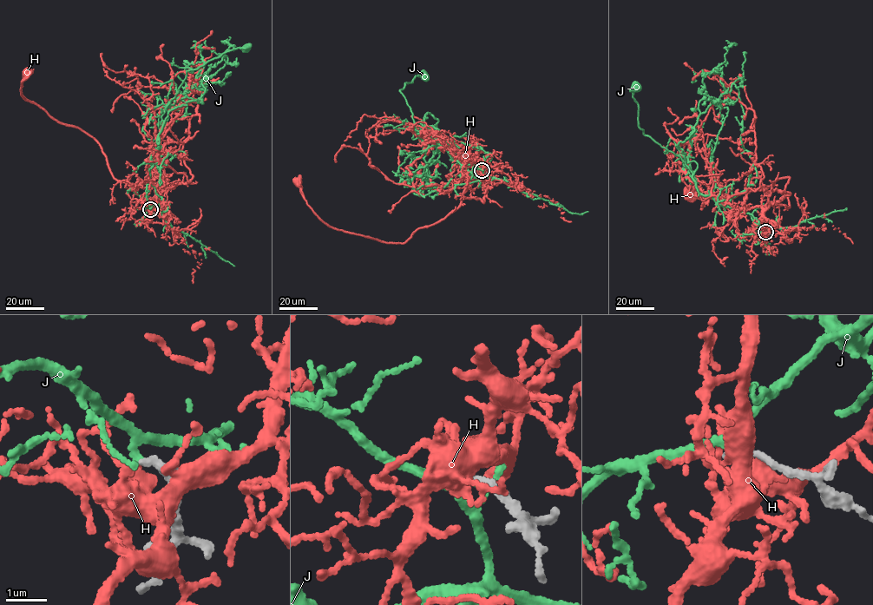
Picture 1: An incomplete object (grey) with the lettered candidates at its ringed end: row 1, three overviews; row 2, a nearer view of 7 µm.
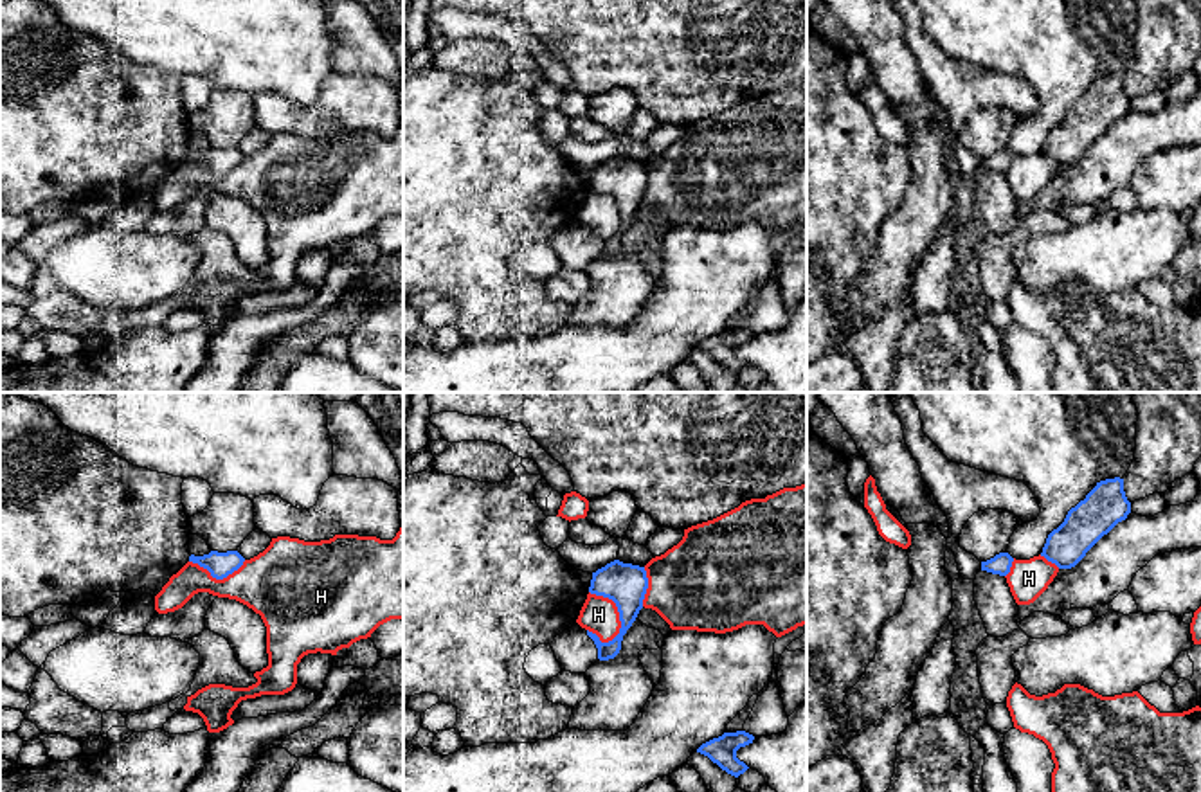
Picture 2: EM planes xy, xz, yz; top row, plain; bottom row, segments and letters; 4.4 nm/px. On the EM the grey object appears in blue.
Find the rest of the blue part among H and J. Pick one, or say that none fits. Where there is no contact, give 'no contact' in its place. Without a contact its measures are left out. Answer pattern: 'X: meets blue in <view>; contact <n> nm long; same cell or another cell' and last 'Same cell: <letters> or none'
H: meets blue in xz; contact 260 nm long; another cell
J: no contact; another cell
Same cell: none

